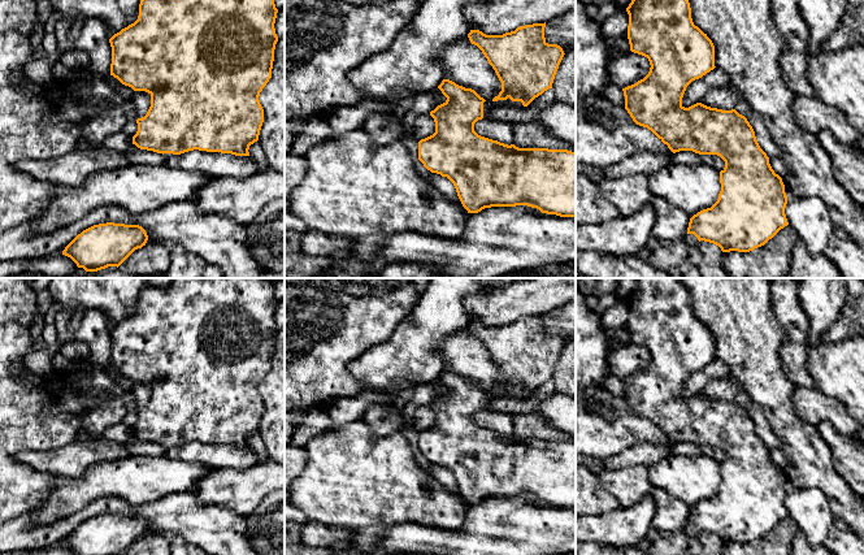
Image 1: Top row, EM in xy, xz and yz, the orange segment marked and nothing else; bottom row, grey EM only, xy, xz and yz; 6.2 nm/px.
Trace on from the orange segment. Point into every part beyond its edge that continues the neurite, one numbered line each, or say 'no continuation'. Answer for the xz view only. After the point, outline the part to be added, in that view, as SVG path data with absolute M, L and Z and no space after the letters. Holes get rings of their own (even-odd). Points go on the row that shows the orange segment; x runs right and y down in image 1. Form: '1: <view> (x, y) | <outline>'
1: xz (489, 107) | M509 97L507 100L498 100L498 101L485 101L483 103L483 118L486 116L502 107L511 107L511 108L524 108L521 101L512 101Z

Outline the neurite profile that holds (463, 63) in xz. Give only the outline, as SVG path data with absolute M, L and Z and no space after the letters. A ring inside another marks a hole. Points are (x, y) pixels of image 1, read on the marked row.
M468 35L442 49L443 79L474 90L486 101L492 101L502 91L502 82L482 51L470 43Z

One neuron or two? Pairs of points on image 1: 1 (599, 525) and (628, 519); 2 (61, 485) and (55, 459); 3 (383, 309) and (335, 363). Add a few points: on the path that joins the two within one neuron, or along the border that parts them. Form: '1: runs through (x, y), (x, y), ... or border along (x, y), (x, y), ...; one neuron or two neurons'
1: runs through (606, 525), (621, 525); one neuron
2: border along (87, 468), (77, 477), (56, 477); two neurons
3: runs through (370, 322), (343, 350); one neuron

